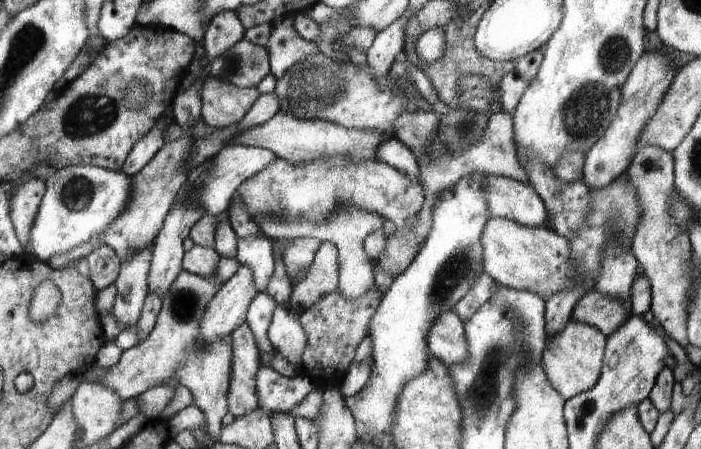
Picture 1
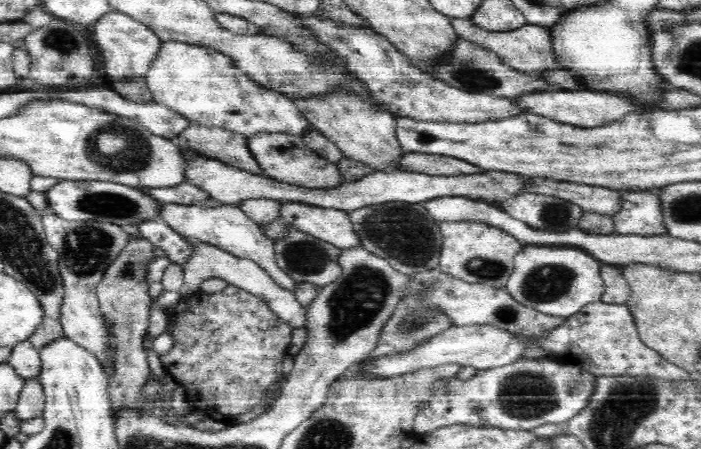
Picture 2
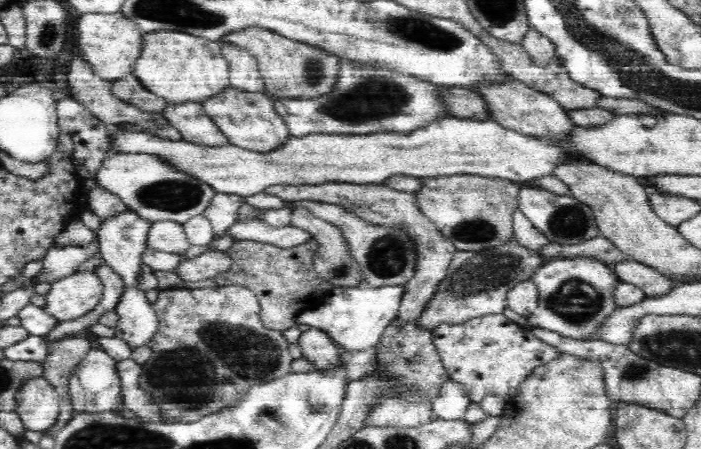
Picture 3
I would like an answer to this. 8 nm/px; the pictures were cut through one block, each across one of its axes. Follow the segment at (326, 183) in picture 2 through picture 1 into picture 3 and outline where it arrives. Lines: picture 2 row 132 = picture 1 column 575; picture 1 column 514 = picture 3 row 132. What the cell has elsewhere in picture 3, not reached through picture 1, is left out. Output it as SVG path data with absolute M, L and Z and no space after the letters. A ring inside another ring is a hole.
M232 86L223 89L222 92L208 97L202 102L206 114L216 123L218 130L226 135L230 144L252 150L254 152L270 152L271 149L278 148L290 136L287 124L284 119L275 111L273 107L274 99L268 97L266 92L246 92Z

